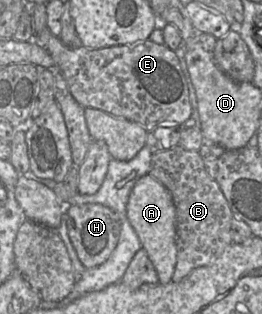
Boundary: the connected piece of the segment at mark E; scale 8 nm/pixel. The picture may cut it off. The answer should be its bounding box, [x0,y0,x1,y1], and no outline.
[32,27,192,131]

